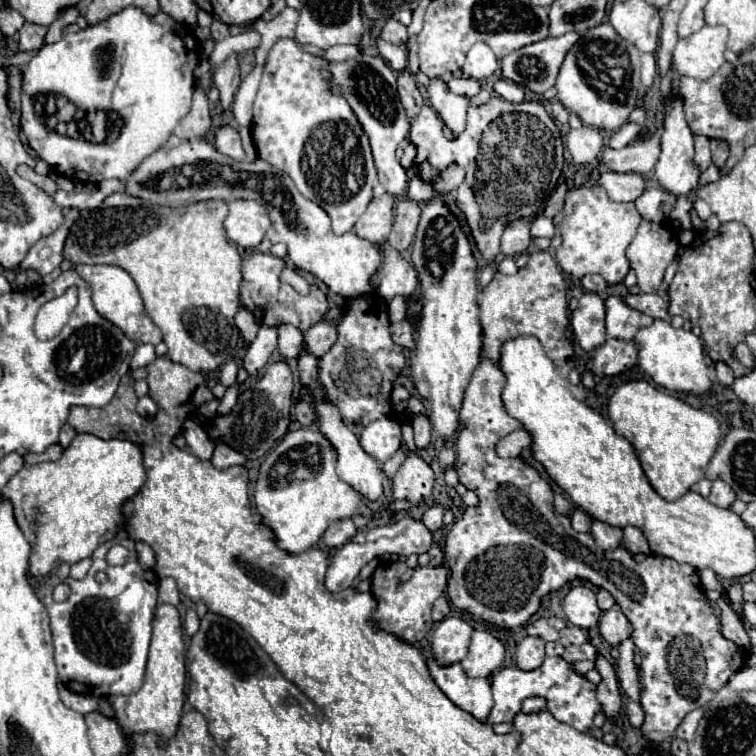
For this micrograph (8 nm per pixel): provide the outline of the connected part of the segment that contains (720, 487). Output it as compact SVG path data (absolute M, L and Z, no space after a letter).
M715 480L713 482L713 488L711 488L711 494L709 494L707 500L711 504L719 506L719 508L729 508L733 504L733 500L735 500L735 492L723 480Z

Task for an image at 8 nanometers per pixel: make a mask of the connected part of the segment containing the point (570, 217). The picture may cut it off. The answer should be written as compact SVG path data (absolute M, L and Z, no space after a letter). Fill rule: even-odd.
M581 186L575 190L569 190L565 196L563 210L553 218L555 222L555 234L563 238L563 244L557 248L555 258L565 274L573 274L575 278L583 278L585 274L599 274L605 278L607 284L621 284L623 278L629 272L629 258L627 258L627 246L637 234L637 226L641 222L641 214L637 212L635 204L619 204L609 200L605 188L601 186Z

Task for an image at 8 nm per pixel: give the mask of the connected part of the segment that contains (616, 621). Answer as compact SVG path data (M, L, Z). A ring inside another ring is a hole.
M613 606L611 610L601 614L599 632L603 640L607 640L611 646L619 646L623 640L631 636L631 624L625 618L625 614L619 610L619 606Z

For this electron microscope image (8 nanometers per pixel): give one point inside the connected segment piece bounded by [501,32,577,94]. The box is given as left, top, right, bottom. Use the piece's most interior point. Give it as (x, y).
(535, 66)

